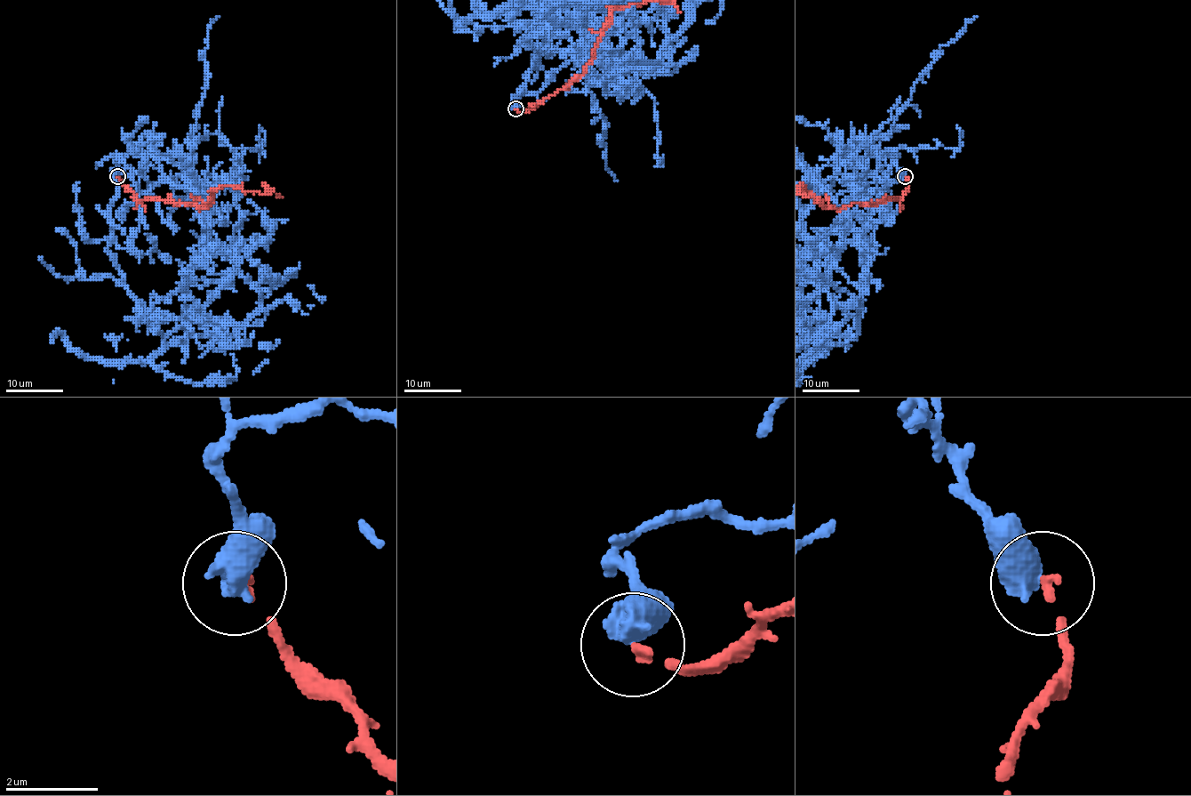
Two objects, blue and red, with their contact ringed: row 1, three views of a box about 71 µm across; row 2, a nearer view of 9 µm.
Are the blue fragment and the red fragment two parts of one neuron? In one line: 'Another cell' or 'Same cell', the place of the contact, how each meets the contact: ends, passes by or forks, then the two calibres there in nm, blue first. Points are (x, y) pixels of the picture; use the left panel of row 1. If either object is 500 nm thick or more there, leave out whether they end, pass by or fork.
Another cell. Place: (117, 176). Thickness 650 nm (blue) against 180 nm

